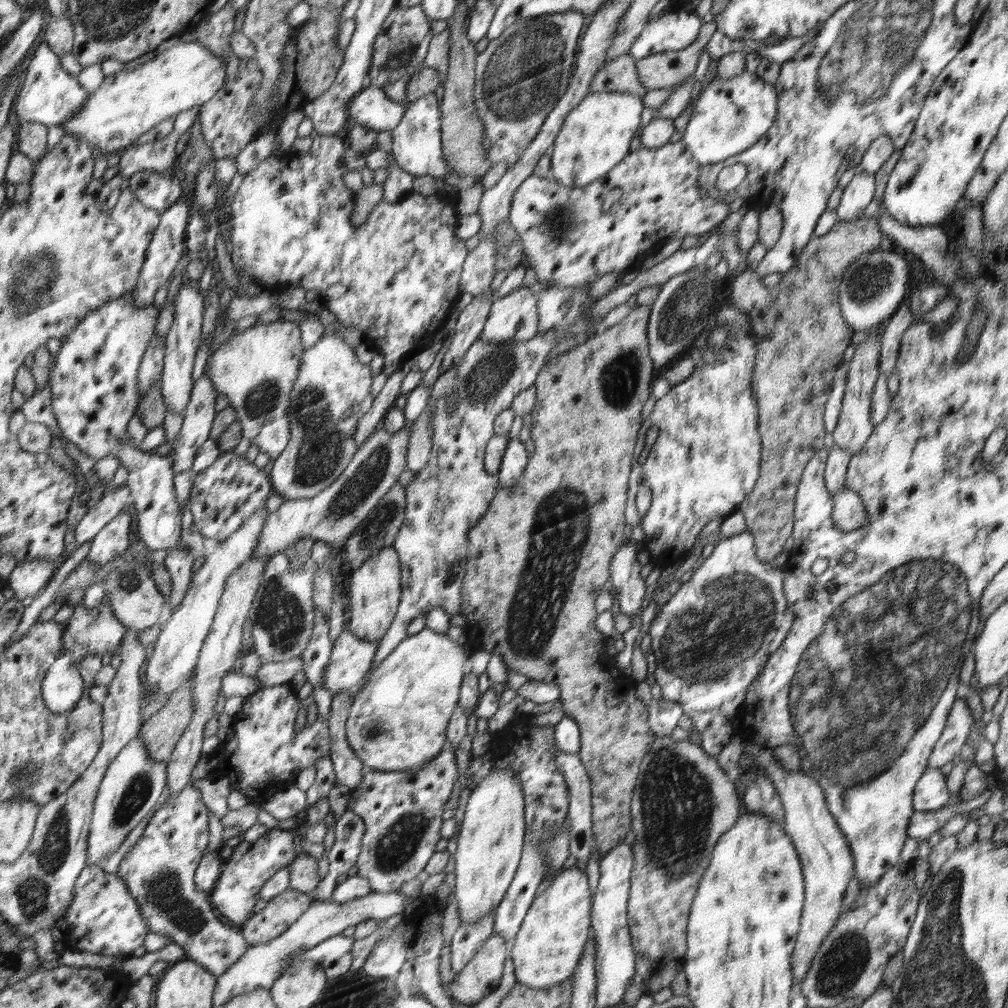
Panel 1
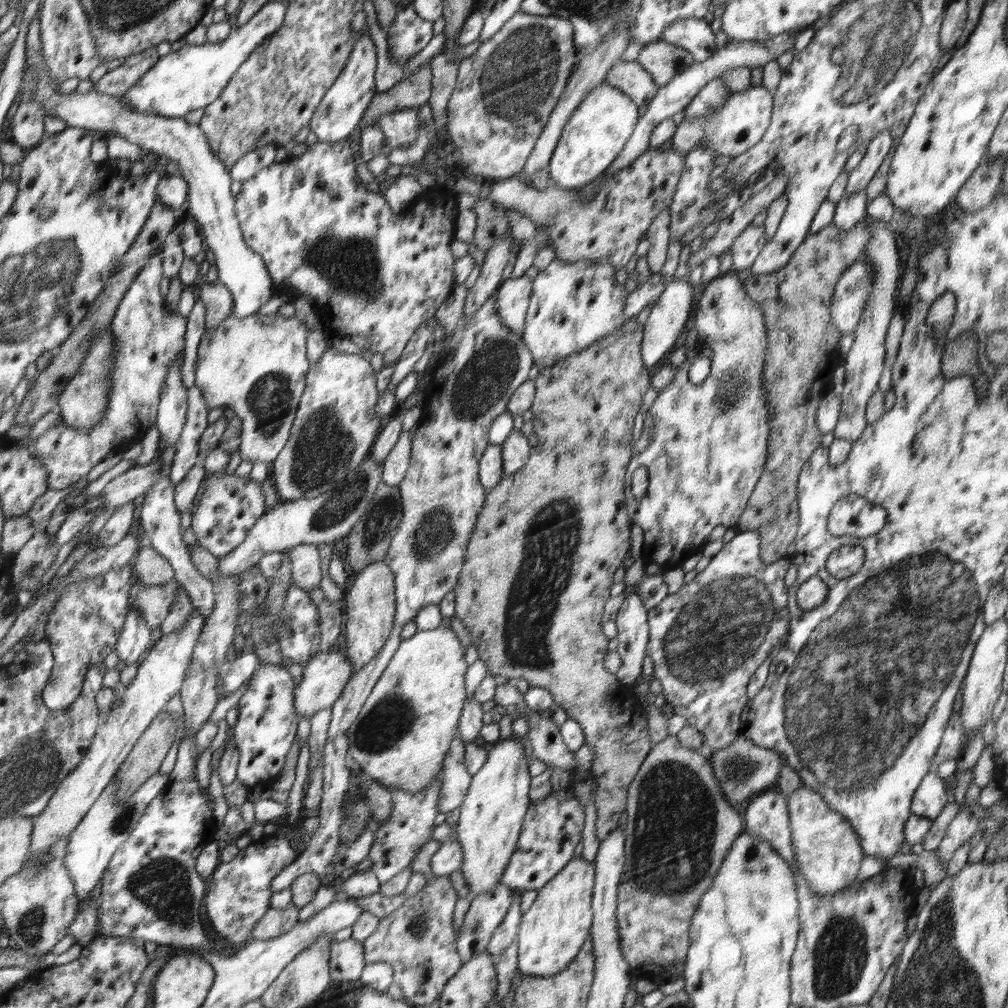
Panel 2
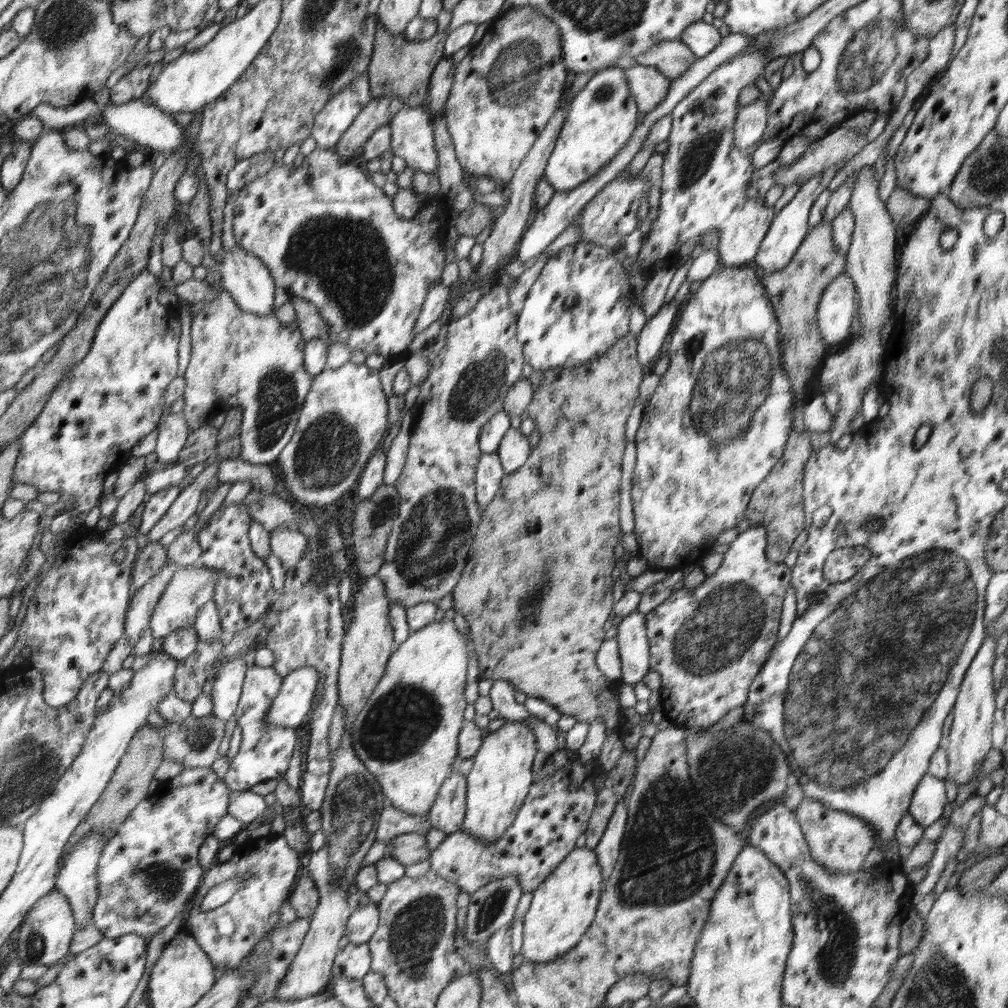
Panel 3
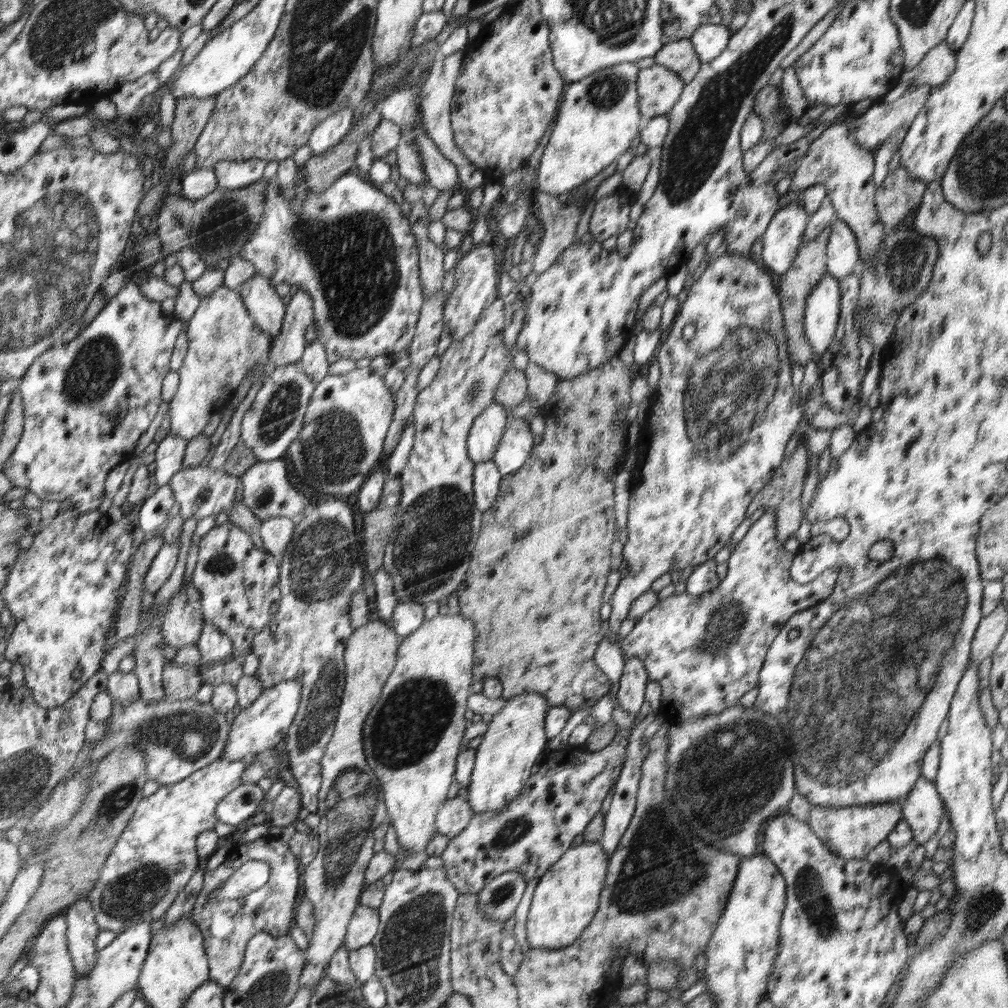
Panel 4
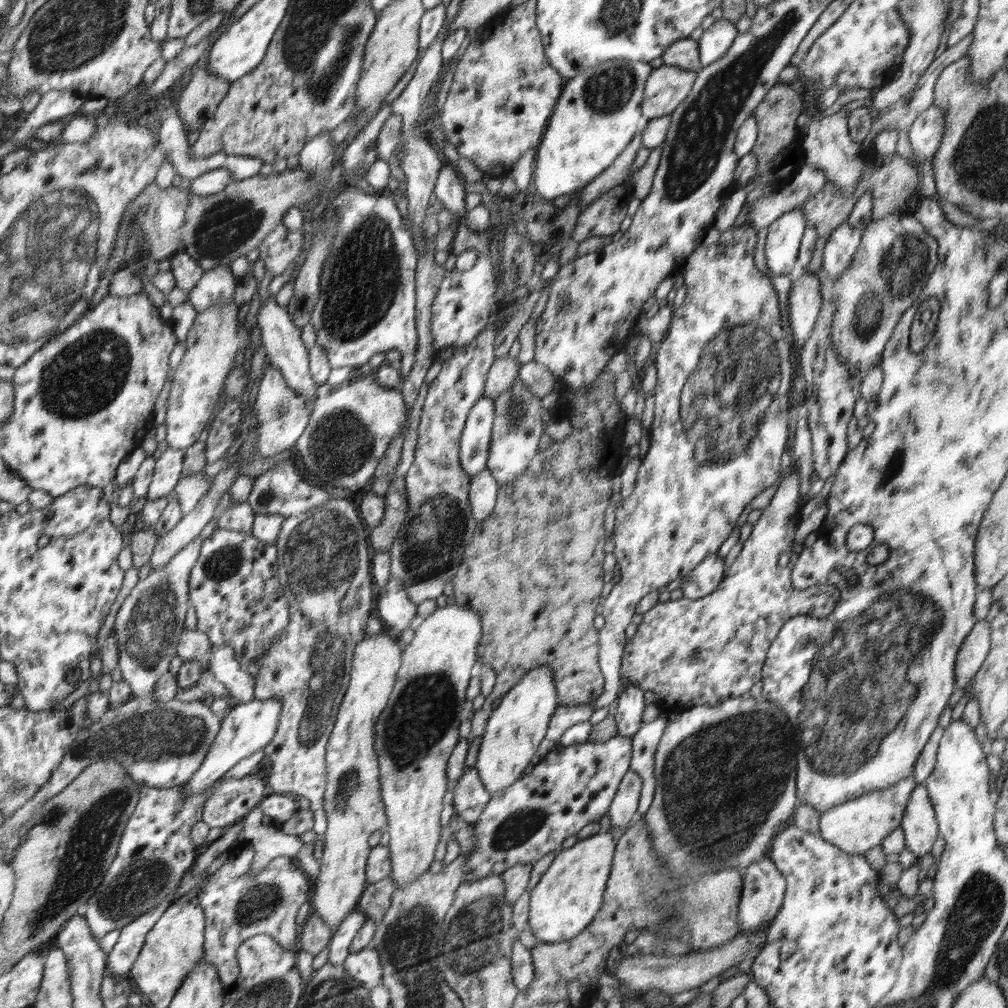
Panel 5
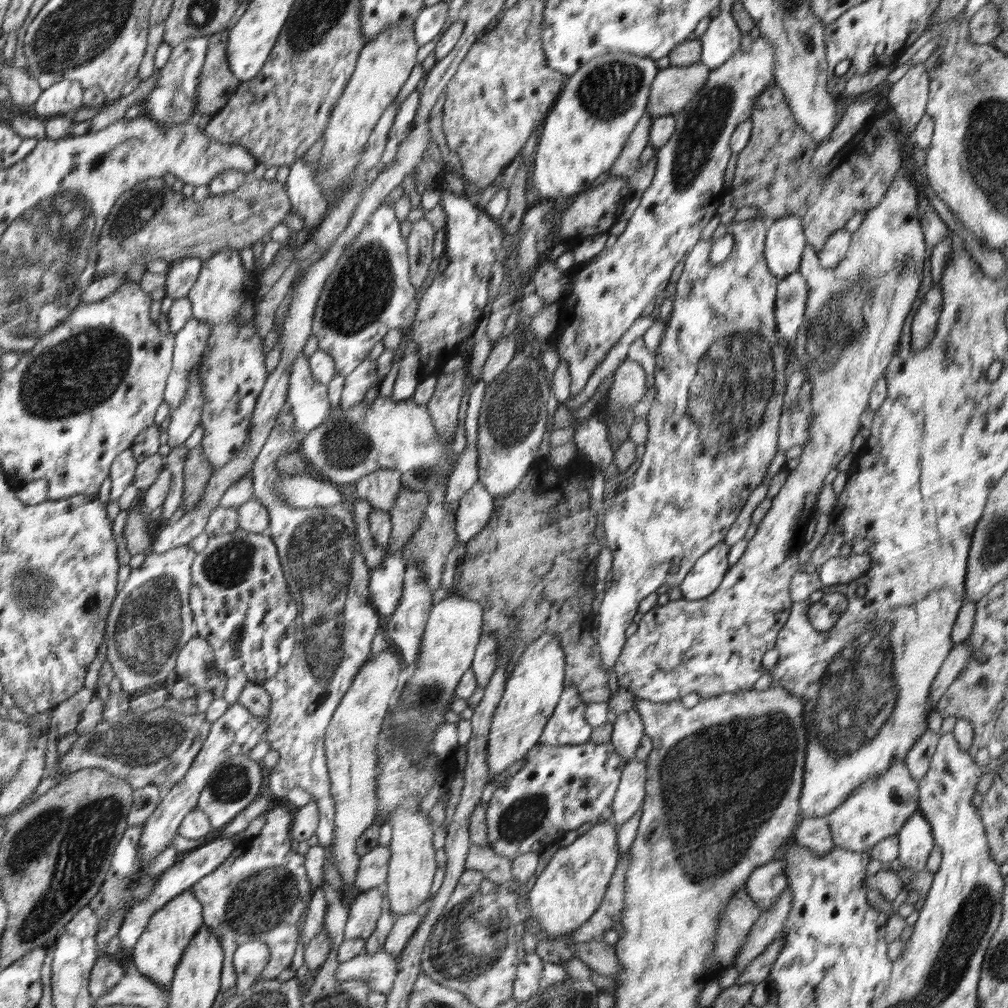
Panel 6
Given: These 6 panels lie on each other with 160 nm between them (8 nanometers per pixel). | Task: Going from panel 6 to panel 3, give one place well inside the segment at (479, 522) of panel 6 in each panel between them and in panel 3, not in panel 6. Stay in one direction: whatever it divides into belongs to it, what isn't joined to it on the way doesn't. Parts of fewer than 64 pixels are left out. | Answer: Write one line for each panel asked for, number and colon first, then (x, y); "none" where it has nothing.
3: (489, 472)
4: (486, 477)
5: (483, 489)

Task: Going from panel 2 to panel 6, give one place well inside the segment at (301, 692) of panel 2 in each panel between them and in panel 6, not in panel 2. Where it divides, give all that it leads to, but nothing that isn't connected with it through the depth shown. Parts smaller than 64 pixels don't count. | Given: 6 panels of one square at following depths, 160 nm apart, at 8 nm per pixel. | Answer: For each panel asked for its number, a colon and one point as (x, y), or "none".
3: (291, 707)
4: (264, 724)
5: (248, 727)
6: (238, 731)

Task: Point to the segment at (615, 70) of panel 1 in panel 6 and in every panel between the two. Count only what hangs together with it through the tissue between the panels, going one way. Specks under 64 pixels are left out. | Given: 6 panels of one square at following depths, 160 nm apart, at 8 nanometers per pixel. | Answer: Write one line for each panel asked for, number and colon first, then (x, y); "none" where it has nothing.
2: (629, 77)
3: (647, 86)
4: (658, 89)
5: (666, 88)
6: (672, 89)

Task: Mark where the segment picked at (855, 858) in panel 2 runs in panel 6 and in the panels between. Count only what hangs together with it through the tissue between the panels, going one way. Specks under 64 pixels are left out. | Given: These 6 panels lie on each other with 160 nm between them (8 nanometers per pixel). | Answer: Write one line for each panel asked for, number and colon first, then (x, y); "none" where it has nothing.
3: (839, 842)
4: (850, 832)
5: (855, 826)
6: (877, 809)

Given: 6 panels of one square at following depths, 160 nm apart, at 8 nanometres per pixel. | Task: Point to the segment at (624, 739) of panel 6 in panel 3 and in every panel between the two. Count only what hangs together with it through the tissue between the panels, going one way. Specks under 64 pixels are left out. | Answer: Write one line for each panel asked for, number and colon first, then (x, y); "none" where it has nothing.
3: (633, 645)
4: (634, 680)
5: (631, 701)

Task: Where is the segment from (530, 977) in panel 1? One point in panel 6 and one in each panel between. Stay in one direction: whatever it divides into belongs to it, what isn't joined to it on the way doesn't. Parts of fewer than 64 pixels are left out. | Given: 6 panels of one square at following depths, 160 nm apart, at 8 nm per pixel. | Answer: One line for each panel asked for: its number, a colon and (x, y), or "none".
2: (558, 923)
3: (563, 907)
4: (565, 899)
5: (570, 893)
6: (569, 890)

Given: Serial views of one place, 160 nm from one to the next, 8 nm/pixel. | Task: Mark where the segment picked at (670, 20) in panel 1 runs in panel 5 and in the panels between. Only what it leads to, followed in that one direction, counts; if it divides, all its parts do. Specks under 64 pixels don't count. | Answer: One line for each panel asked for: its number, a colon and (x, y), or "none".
2: (694, 34)
3: (700, 37)
4: (709, 40)
5: (716, 40)

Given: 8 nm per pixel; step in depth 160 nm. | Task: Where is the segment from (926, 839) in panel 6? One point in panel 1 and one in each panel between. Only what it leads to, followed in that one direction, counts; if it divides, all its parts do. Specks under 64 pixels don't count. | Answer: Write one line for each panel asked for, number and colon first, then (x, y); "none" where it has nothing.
1: (930, 793)
2: (930, 798)
3: (927, 804)
4: (923, 809)
5: (919, 825)

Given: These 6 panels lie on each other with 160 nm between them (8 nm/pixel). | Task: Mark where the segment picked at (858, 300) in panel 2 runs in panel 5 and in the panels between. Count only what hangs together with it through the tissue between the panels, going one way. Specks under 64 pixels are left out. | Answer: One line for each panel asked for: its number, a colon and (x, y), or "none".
3: (836, 310)
4: (822, 307)
5: (806, 296)

